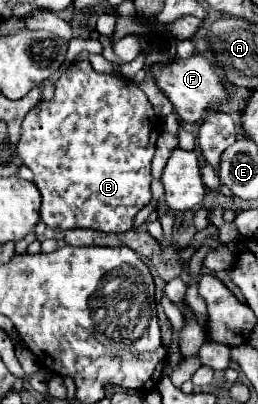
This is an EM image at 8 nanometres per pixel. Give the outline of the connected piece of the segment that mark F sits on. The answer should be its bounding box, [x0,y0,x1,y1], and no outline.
[152,53,228,123]

